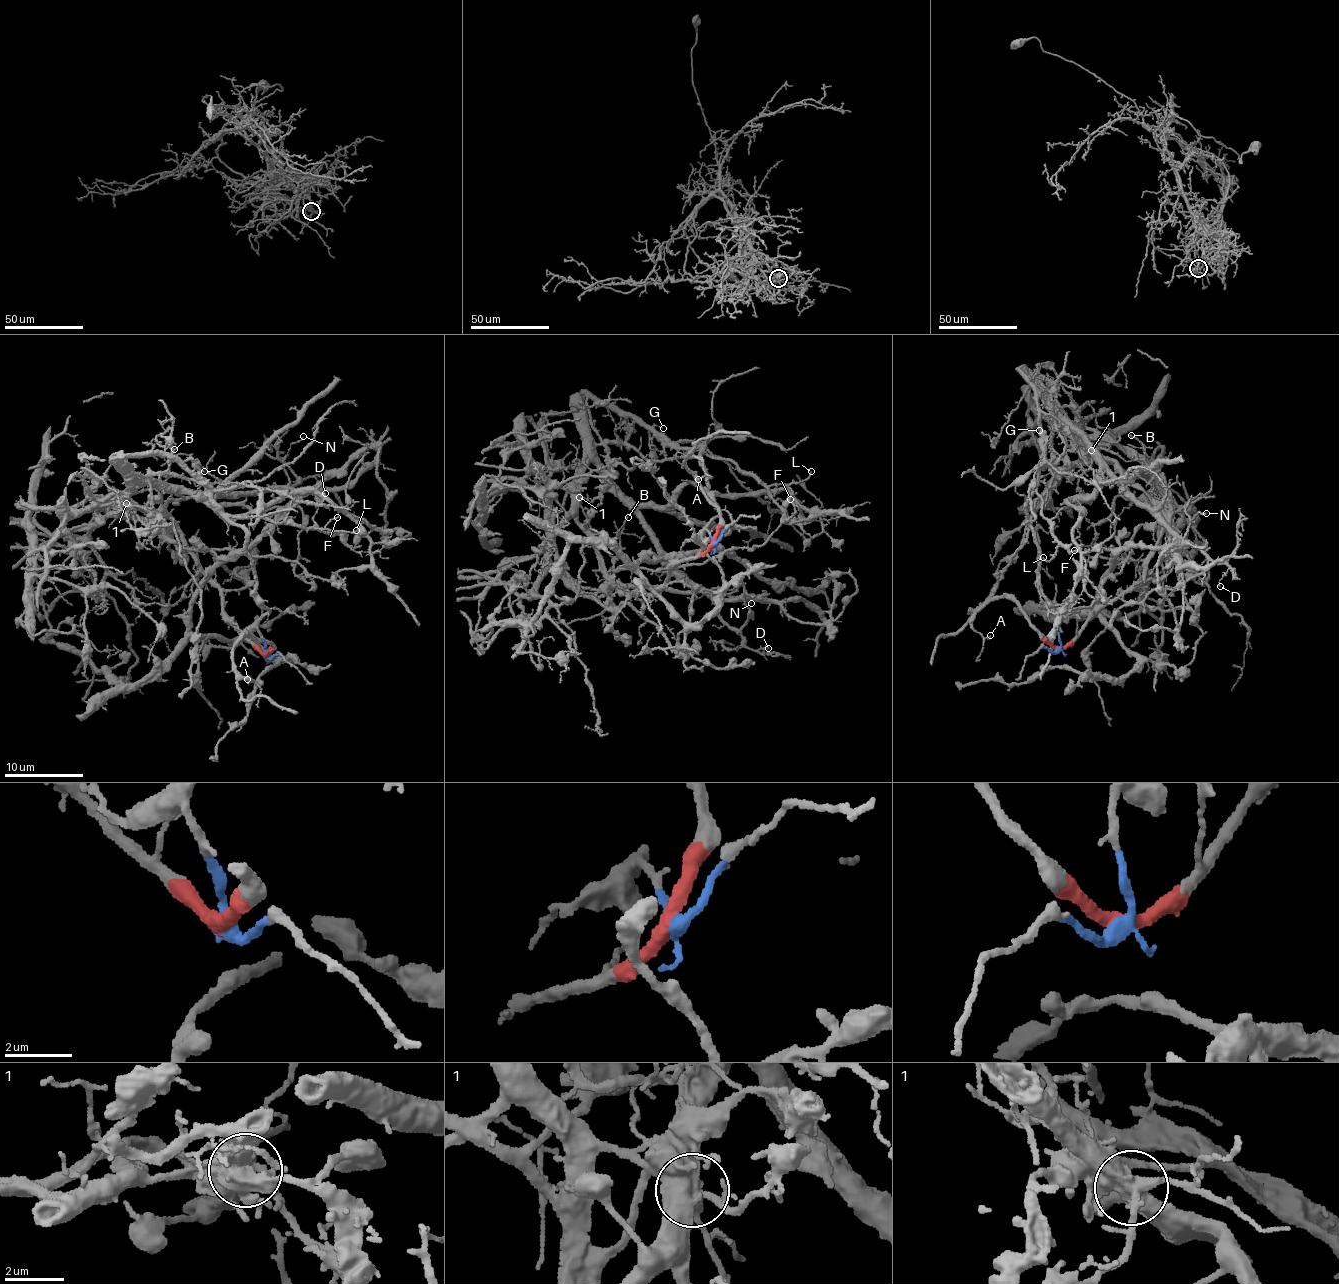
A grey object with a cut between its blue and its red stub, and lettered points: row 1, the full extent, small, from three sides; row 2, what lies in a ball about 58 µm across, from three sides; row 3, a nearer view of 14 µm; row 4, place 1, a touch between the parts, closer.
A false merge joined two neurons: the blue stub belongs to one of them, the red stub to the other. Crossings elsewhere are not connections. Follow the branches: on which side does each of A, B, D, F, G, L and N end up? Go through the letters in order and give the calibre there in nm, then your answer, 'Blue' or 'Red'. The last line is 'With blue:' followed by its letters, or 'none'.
A: Thickness 160 nm. Red
B: Thickness 150 nm. Red
D: Thickness 110 nm. Red
F: Thickness 150 nm. Blue
G: Thickness 110 nm. Blue
L: Thickness 140 nm. Blue
N: Thickness 100 nm. Red
With blue: F, G, L

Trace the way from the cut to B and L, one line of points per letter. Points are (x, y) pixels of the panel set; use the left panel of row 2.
B: (266, 655), (253, 648), (223, 607), (224, 597), (165, 509), (162, 483), (170, 473), (168, 455), (175, 449)
L: (266, 655), (258, 619), (269, 609), (259, 599), (255, 567), (237, 522), (271, 519), (356, 530)

